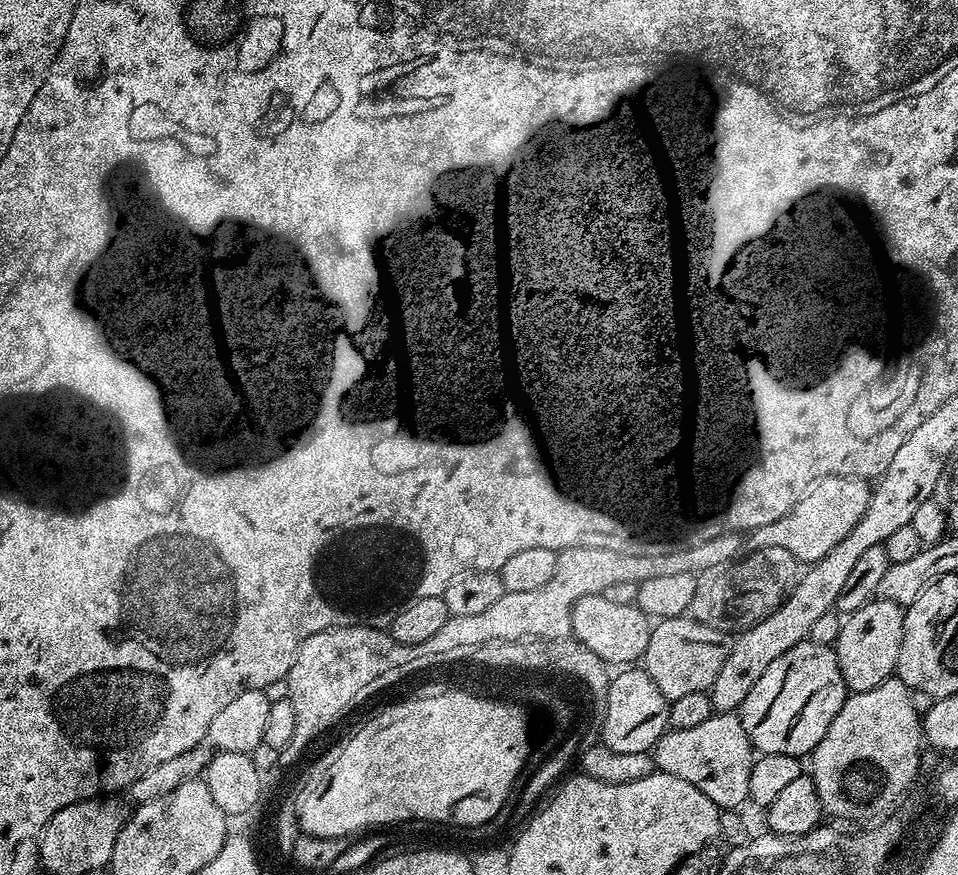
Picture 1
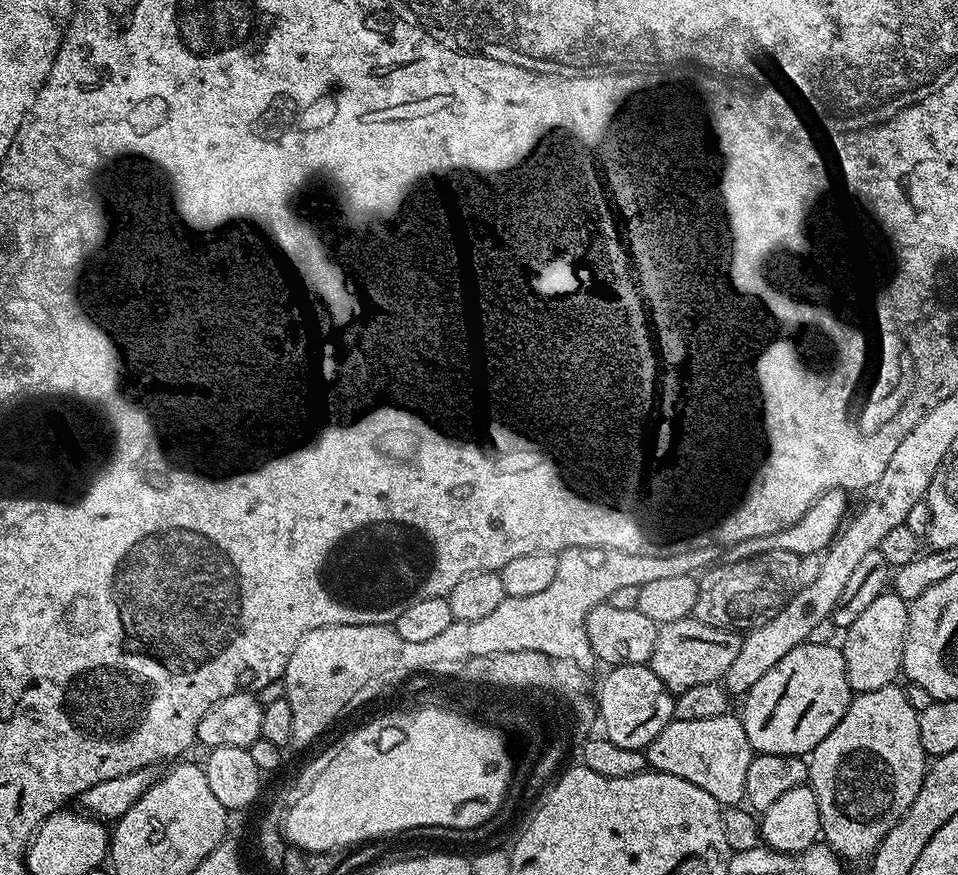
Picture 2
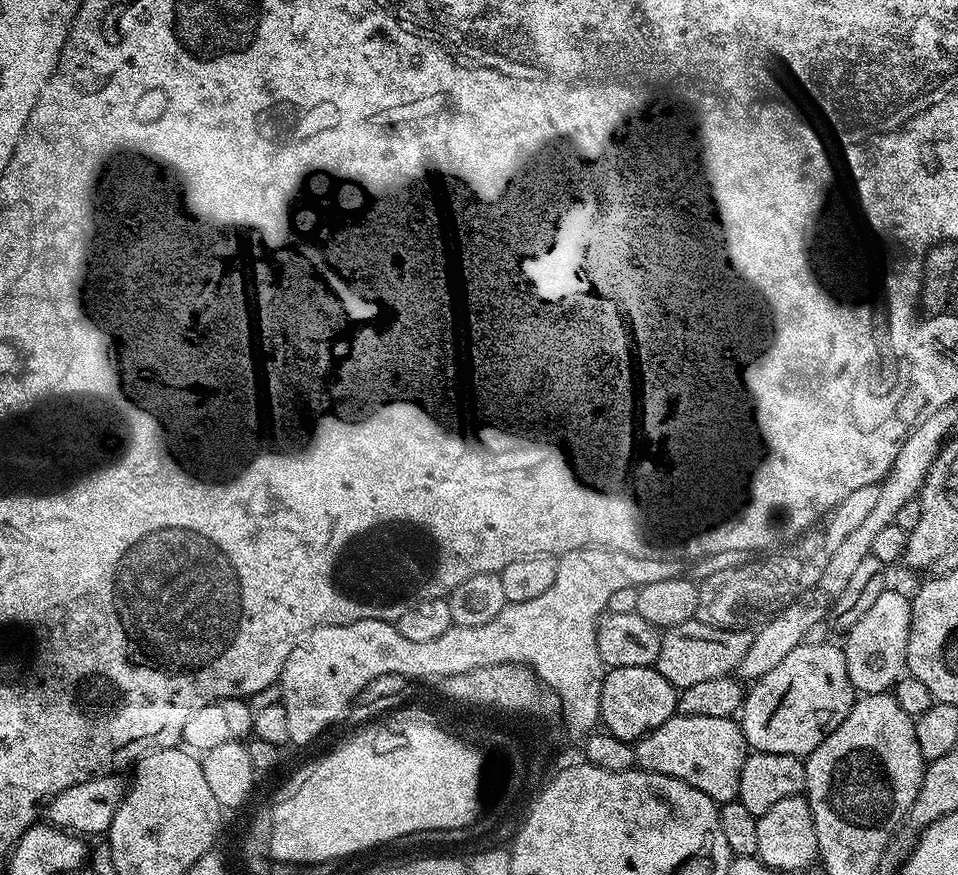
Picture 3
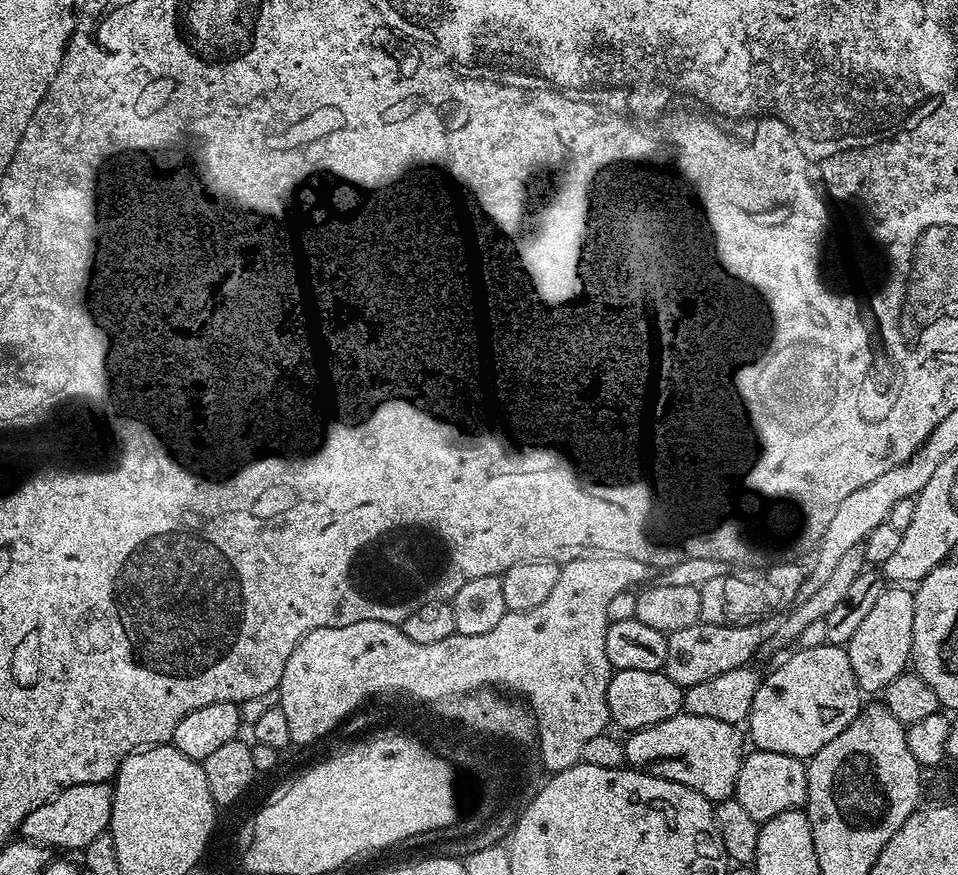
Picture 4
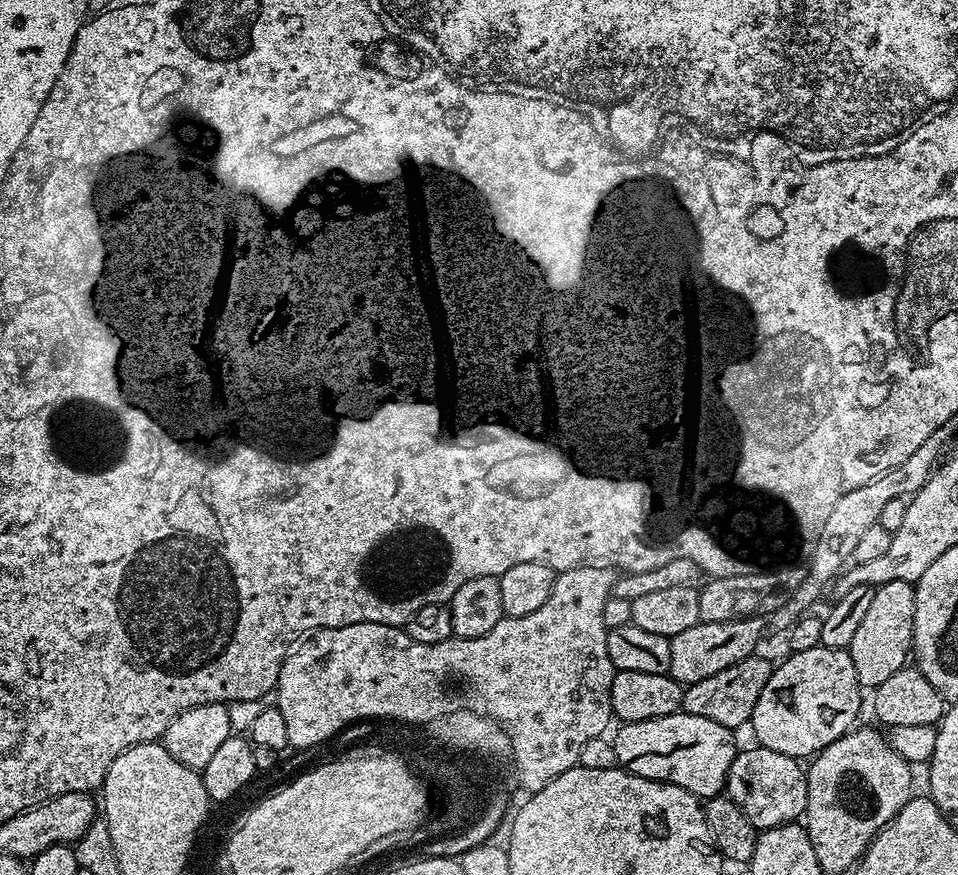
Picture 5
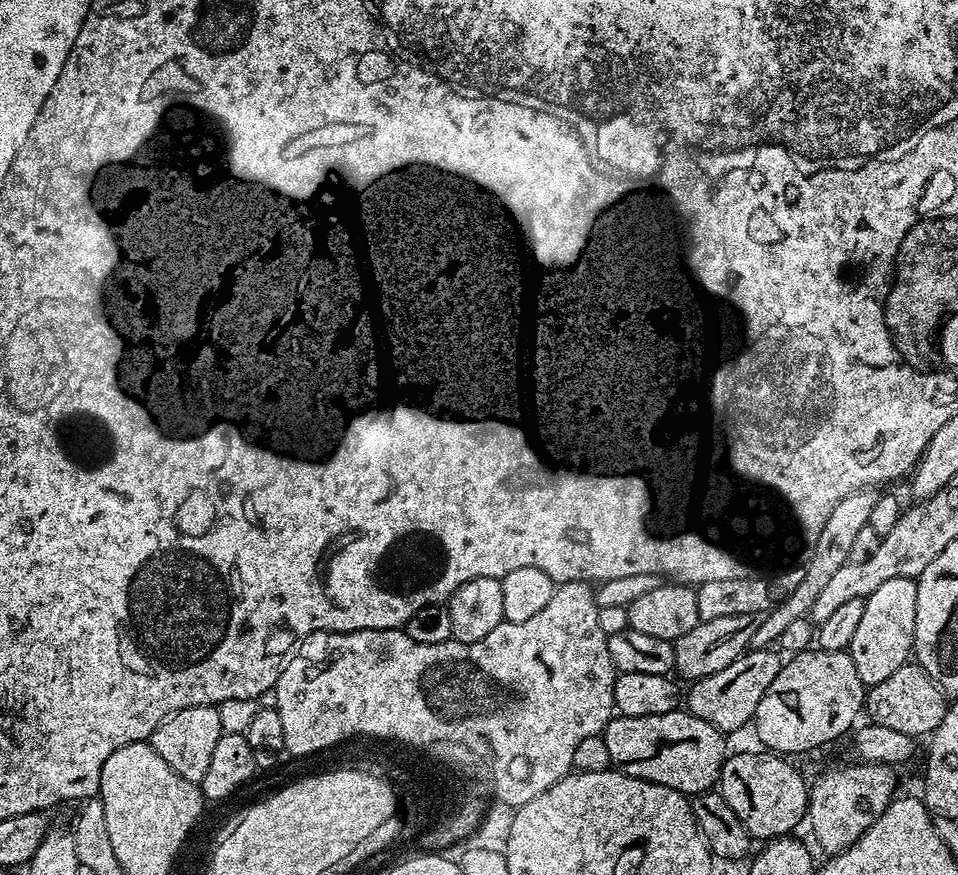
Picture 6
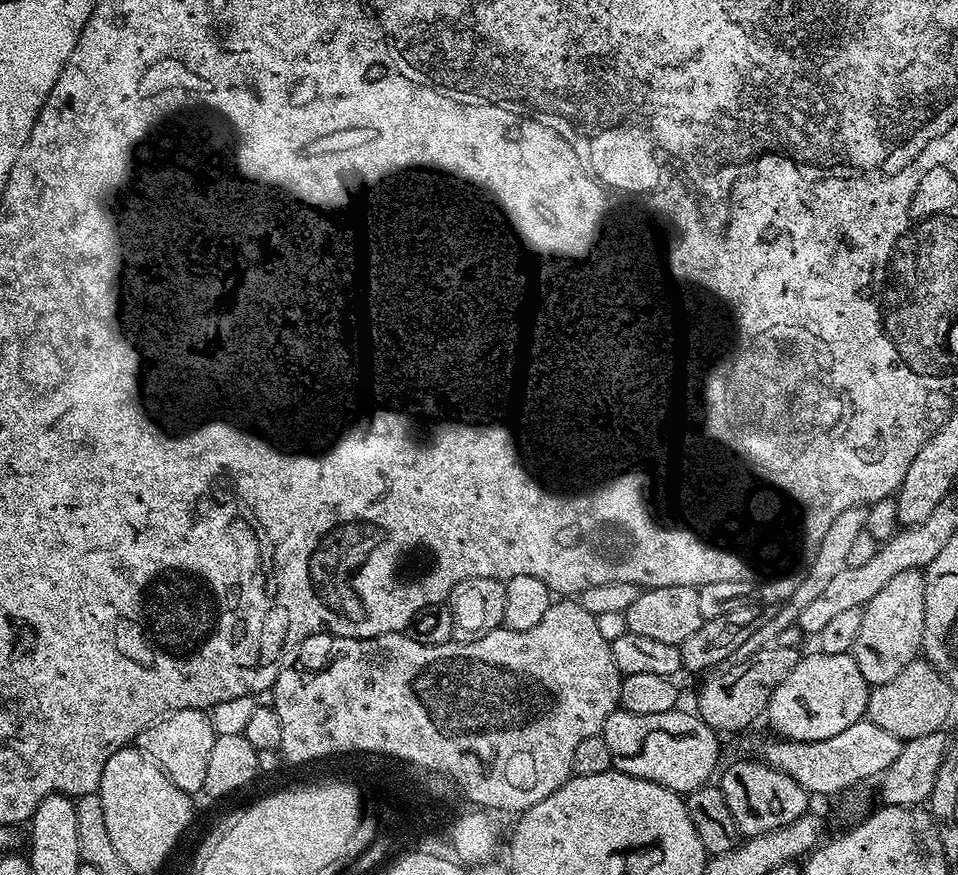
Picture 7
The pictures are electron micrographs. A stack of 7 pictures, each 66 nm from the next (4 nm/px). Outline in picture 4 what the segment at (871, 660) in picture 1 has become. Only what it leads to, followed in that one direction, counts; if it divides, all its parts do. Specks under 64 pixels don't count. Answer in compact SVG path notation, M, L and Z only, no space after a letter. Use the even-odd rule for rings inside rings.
M885 587L884 592L878 594L878 602L874 602L872 609L866 613L866 618L862 618L858 630L854 630L854 634L848 639L846 647L850 670L854 670L854 678L861 693L883 693L885 686L894 682L894 678L898 678L898 674L902 674L909 667L912 659L915 601L911 587Z

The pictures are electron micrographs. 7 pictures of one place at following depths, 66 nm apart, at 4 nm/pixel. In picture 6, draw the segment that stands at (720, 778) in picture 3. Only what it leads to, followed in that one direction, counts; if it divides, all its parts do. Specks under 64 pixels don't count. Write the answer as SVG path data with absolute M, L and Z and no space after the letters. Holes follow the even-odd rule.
M687 710L650 714L646 718L613 715L602 733L612 768L685 794L709 791L719 781L726 759L725 733Z

